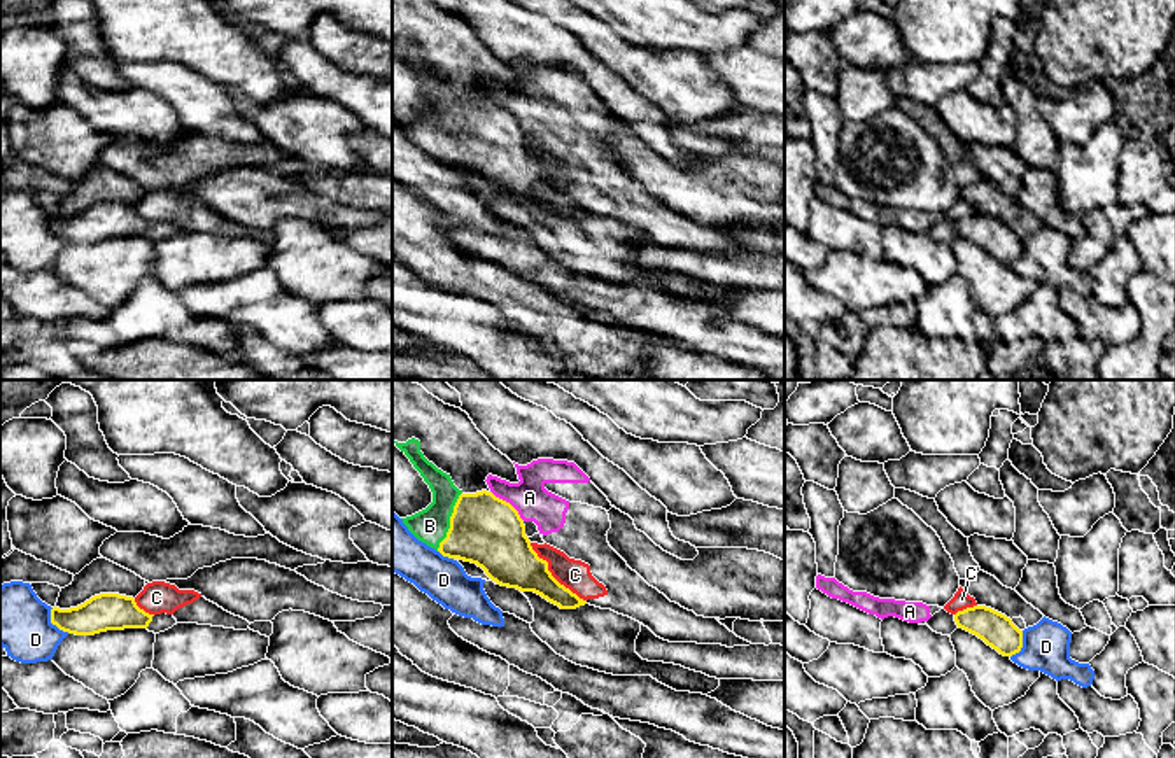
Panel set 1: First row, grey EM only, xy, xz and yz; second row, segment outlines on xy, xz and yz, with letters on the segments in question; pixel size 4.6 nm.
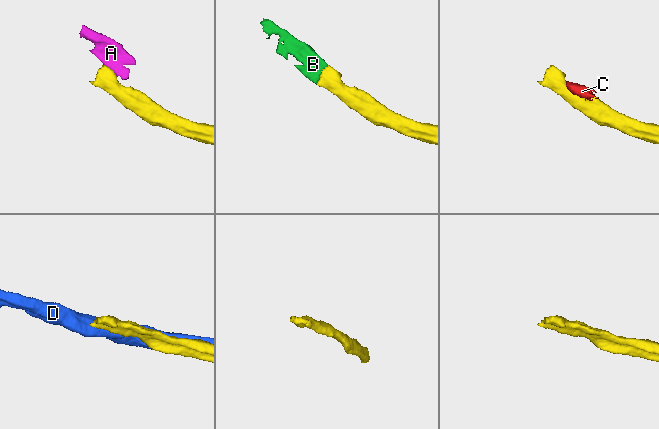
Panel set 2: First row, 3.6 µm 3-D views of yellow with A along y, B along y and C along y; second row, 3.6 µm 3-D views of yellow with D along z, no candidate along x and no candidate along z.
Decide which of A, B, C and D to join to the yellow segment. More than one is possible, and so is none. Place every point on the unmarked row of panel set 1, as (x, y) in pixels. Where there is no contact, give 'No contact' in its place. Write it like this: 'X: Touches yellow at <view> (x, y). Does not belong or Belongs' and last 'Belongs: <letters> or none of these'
A: Touches yellow at xz (508, 111). Does not belong
B: Touches yellow at xz (450, 130). Belongs
C: Touches yellow at xz (550, 182). Does not belong
D: Touches yellow at xy (53, 231). Does not belong
Belongs: B

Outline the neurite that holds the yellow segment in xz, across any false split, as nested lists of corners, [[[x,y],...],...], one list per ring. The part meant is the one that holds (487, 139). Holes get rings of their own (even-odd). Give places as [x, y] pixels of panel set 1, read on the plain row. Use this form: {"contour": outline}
{"contour": [[[394,49],[433,100],[433,110],[406,126],[408,138],[443,165],[476,172],[501,194],[534,200],[560,217],[576,217],[587,208],[560,193],[525,144],[518,119],[492,100],[464,102],[450,82],[420,60],[420,49]]]}

